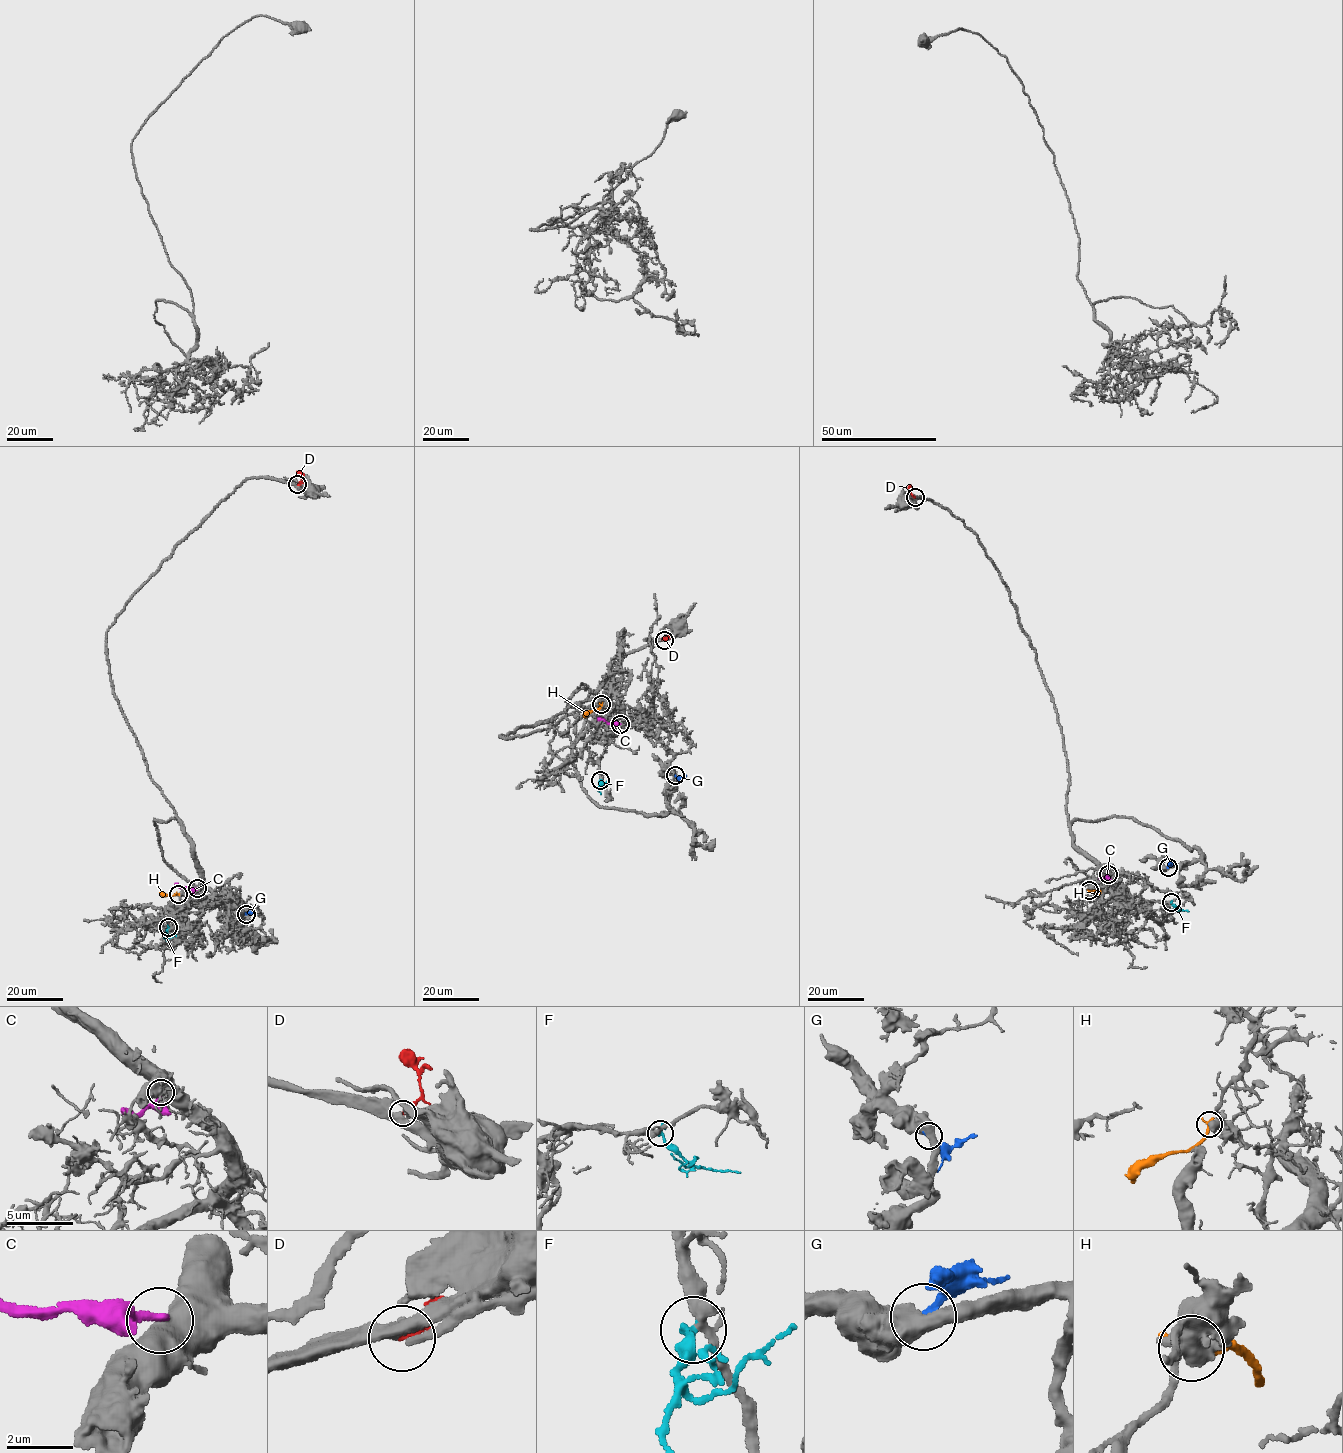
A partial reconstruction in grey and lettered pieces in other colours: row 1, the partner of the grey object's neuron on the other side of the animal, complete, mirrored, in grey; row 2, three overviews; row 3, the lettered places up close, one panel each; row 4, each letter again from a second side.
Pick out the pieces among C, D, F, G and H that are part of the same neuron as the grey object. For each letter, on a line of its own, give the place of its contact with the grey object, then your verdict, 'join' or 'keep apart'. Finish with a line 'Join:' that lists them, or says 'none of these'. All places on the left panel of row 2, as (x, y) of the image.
C: meets grey at (197, 888); keep apart
D: meets grey at (297, 484); keep apart
F: meets grey at (168, 927); join
G: meets grey at (246, 914); keep apart
H: meets grey at (178, 894); keep apart
Join: F

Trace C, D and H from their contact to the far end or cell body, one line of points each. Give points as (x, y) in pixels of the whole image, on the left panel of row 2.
C: (196, 888), (178, 887), (175, 883)
D: (298, 484), (301, 475), (297, 470)
H: (178, 894), (165, 895), (160, 892)

